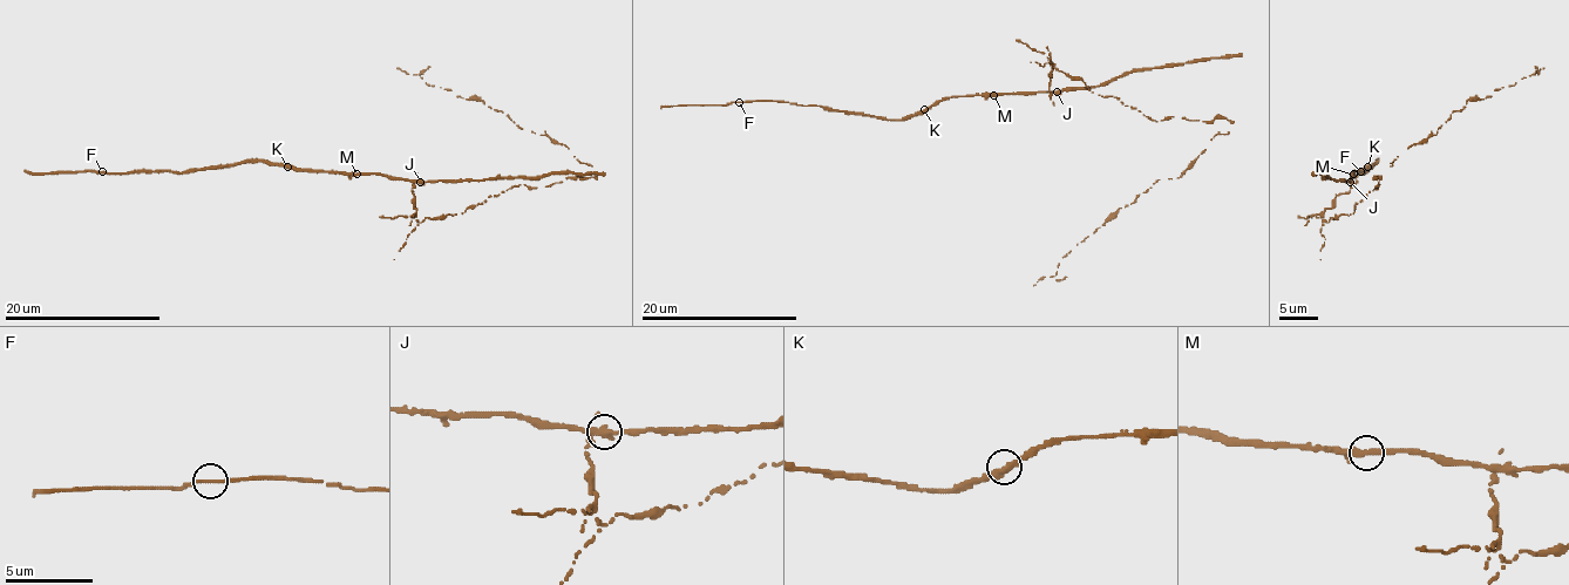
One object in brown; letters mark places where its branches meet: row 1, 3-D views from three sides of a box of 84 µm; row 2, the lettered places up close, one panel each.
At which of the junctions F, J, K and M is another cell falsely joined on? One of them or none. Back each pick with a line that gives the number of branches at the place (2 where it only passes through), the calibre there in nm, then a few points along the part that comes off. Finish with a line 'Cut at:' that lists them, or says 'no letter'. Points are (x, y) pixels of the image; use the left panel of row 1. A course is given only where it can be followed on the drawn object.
J: 3 branches meet; 320 nm thick; foreign part runs (420, 182), (412, 194), (421, 223), (516, 185), (595, 176), (569, 149), (521, 129), (507, 114), (396, 67)
Cut at: J

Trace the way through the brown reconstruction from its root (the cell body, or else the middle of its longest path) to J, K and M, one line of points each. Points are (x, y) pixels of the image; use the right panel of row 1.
J: (1346, 215), (1330, 217), (1326, 223), (1323, 217), (1332, 202), (1350, 190), (1350, 182)
K: (1346, 215), (1330, 217), (1326, 223), (1323, 217), (1332, 202), (1350, 190), (1352, 174), (1367, 167)
M: (1346, 215), (1330, 217), (1326, 223), (1323, 217), (1332, 202), (1350, 190), (1353, 174)

